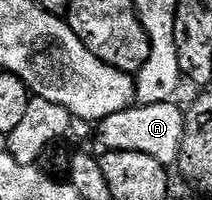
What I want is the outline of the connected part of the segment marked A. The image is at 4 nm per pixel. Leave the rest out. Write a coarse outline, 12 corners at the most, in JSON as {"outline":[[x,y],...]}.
{"outline":[[143,103],[101,120],[105,151],[181,156],[185,111]]}

